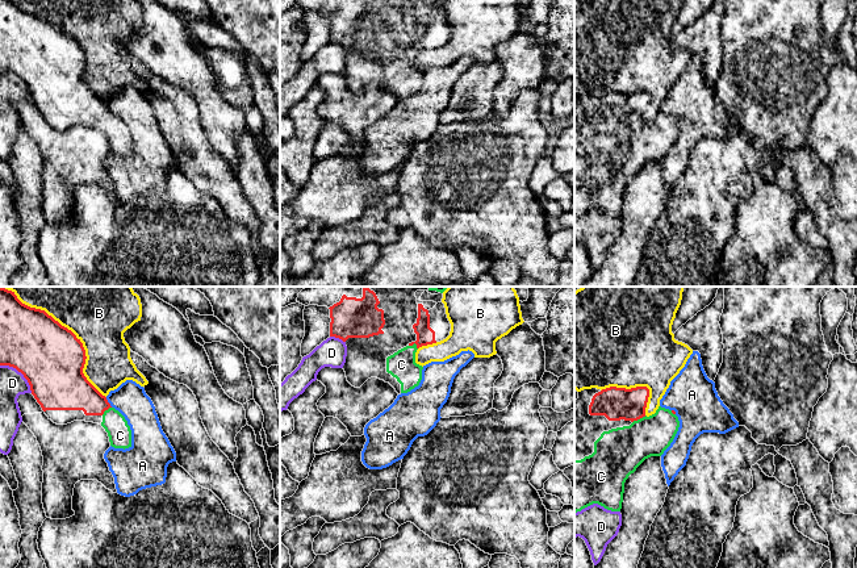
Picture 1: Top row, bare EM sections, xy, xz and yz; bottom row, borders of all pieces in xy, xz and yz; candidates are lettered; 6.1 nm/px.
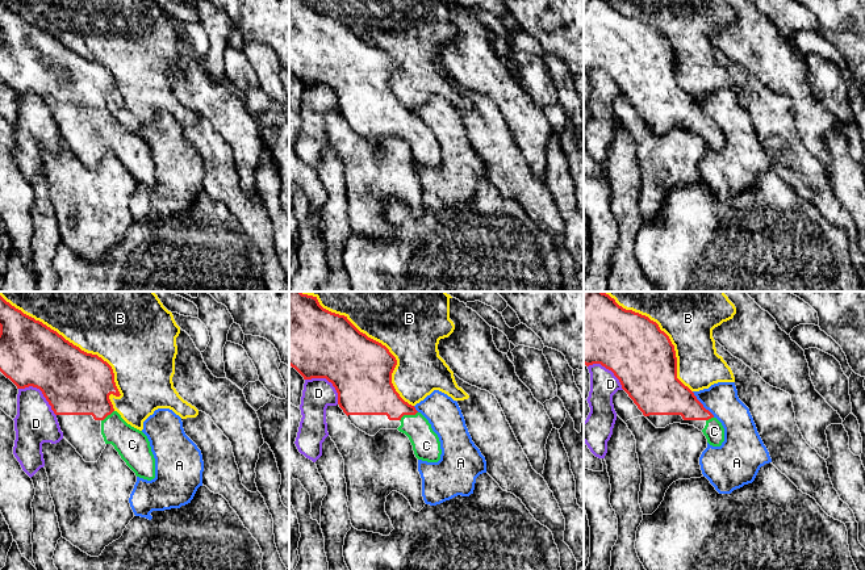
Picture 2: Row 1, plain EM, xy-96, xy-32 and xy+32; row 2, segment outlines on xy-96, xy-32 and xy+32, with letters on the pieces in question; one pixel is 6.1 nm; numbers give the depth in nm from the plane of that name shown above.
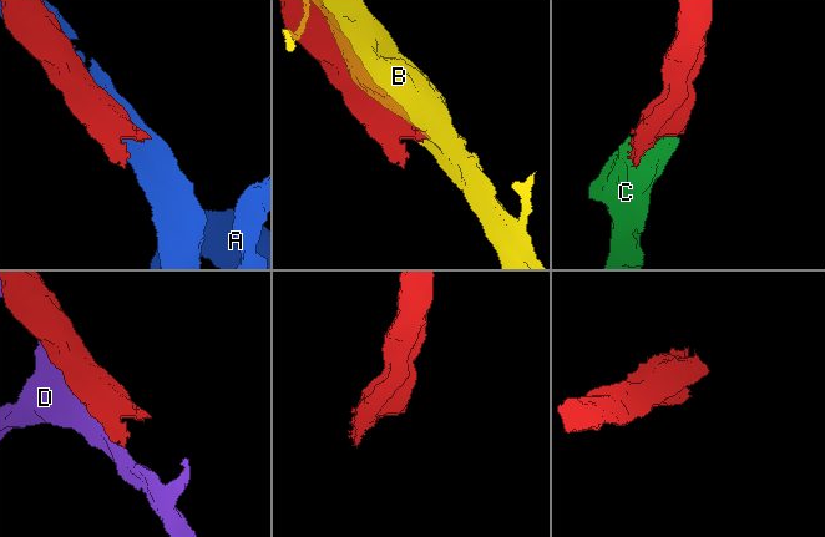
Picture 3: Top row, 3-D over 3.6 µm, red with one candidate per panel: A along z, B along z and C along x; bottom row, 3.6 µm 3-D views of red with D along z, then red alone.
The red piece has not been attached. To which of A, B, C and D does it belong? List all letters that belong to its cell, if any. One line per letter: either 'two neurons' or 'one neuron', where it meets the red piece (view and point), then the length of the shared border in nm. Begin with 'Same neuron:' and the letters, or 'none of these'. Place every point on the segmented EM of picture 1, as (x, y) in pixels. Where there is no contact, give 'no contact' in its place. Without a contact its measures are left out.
Same neuron: C
A: two neurons; meets red in xy at (108, 402); contact 80 nm long
B: two neurons; meets red in xy at (67, 329); contact 950 nm long
C: one neuron; meets red in yz at (639, 418); contact 100 nm long
D: two neurons; meets red in xy at (20, 371); contact 260 nm long

